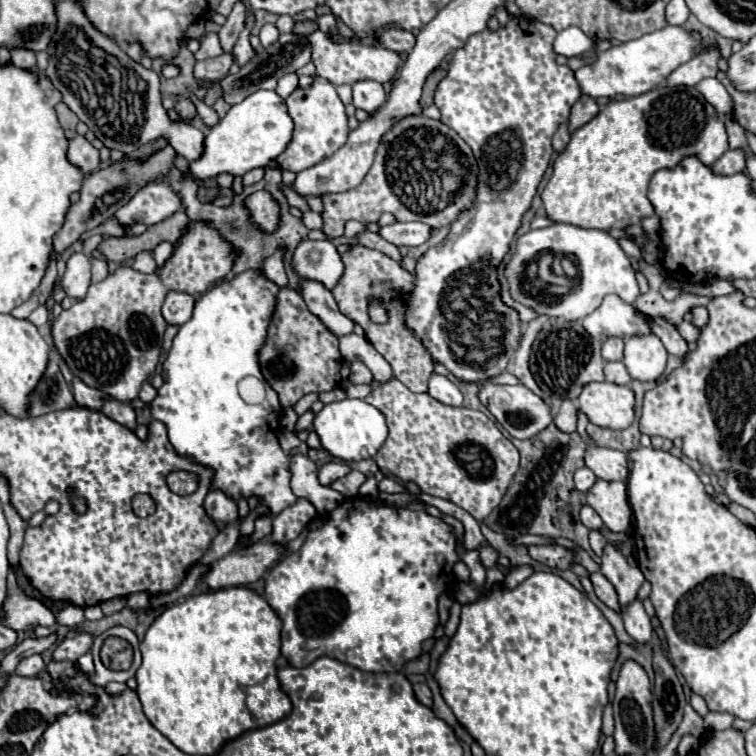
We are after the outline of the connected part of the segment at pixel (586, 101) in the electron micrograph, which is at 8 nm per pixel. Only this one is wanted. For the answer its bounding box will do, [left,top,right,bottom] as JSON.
[568,95,598,131]

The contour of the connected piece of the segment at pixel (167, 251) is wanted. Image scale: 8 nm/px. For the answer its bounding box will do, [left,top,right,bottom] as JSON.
[153,242,173,265]

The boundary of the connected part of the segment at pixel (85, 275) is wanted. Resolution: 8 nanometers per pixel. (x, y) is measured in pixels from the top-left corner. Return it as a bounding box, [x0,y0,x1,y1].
[60,253,90,299]

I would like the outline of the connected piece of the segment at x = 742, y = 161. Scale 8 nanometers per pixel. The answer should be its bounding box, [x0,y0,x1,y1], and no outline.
[712,149,746,175]

